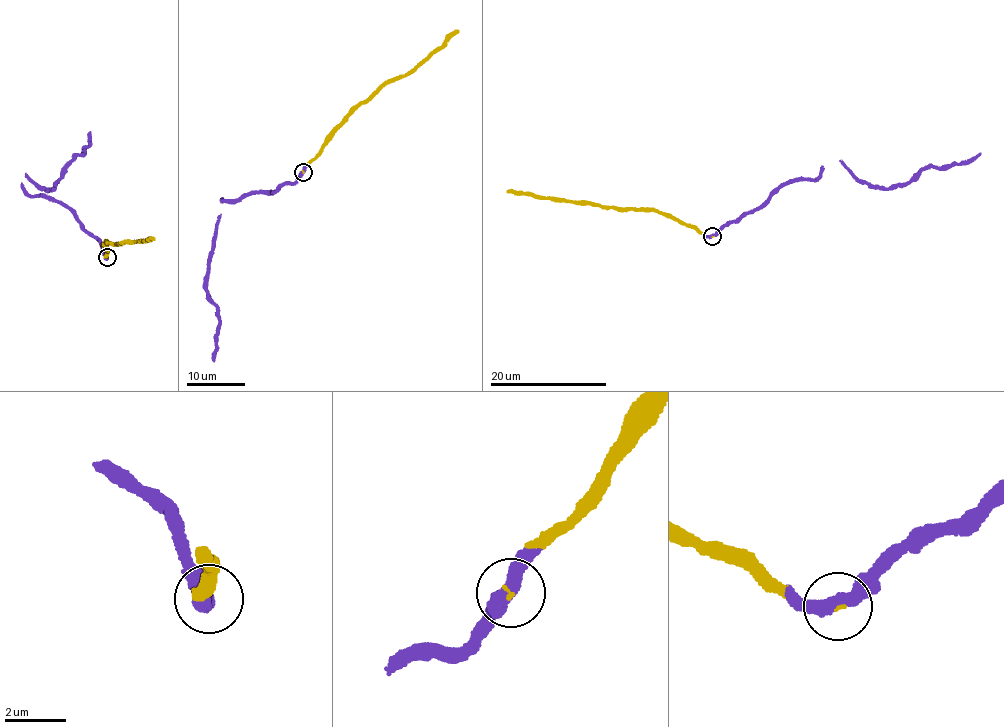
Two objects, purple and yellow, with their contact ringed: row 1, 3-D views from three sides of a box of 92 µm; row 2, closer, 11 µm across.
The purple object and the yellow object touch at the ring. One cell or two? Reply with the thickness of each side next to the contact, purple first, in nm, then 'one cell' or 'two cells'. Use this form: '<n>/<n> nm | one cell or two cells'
440/80 nm | one cell

